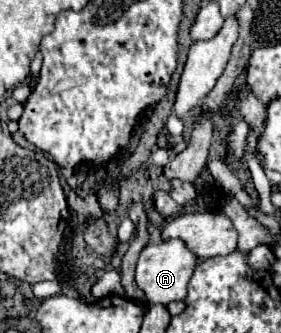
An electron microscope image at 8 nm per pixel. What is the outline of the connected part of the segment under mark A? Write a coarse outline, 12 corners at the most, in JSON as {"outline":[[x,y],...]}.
{"outline":[[179,238],[143,248],[135,282],[151,304],[185,300],[197,256]]}

